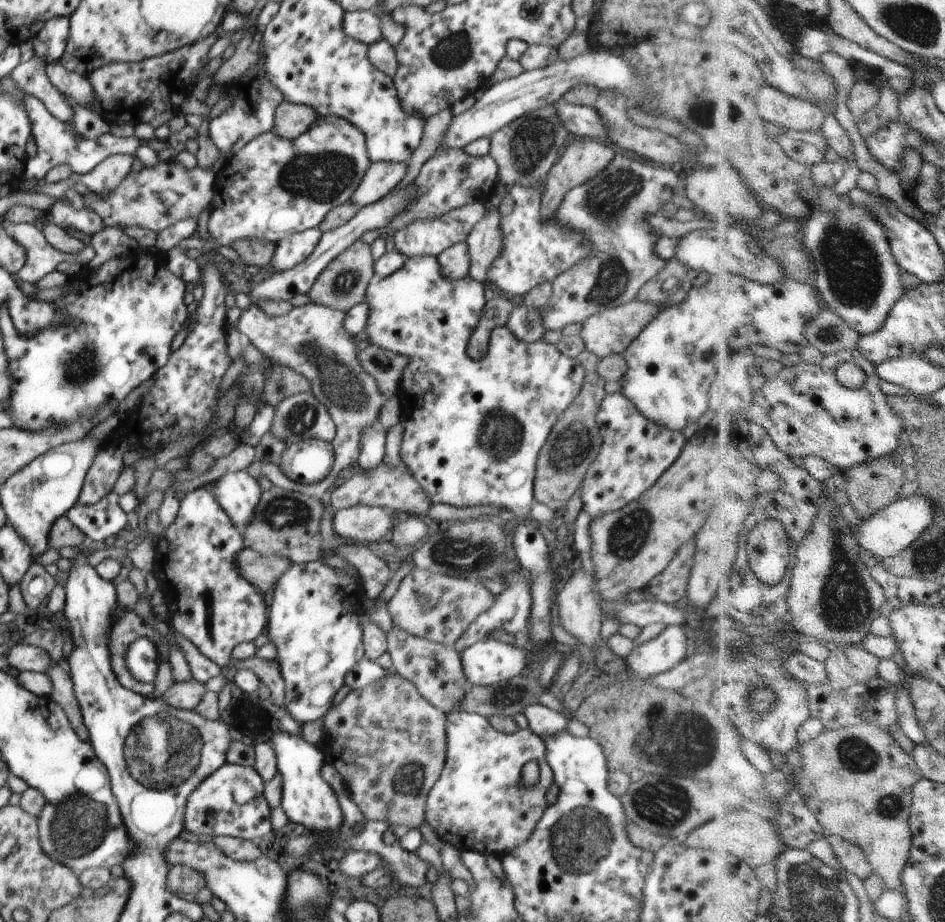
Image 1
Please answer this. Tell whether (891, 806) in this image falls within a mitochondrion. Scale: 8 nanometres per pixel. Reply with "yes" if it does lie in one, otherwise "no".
yes

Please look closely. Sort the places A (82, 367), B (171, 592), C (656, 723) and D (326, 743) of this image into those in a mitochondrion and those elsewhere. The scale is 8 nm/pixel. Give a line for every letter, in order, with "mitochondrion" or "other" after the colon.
A: mitochondrion
B: other
C: mitochondrion
D: other

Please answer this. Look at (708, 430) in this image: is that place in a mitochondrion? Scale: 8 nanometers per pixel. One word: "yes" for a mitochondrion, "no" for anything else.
no

